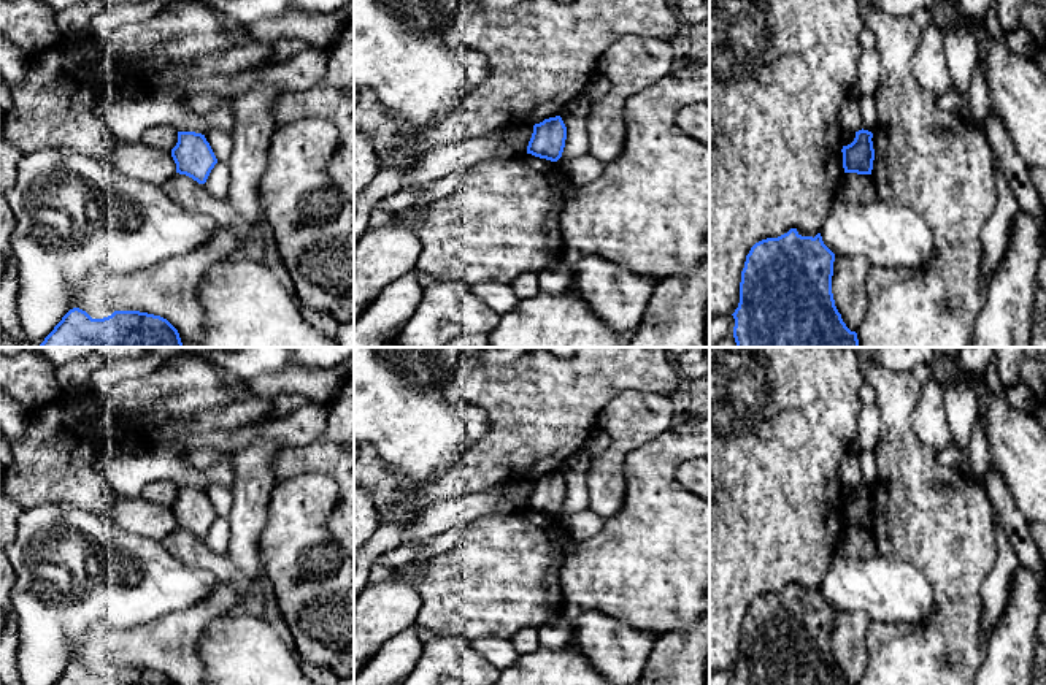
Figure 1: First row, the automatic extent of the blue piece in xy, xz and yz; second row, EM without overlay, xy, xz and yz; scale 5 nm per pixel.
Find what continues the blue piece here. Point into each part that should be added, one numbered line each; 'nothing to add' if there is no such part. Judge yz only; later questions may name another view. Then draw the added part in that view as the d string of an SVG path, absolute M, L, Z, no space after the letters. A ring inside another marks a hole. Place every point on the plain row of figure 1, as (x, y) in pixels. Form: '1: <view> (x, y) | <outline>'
nothing to add

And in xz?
nothing to add

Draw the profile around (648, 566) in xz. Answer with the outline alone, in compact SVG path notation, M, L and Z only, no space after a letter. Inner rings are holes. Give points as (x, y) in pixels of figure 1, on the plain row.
M706 417L678 419L665 433L625 457L627 490L622 509L606 519L595 536L576 541L575 549L563 557L560 568L563 603L606 614L654 637L676 631L710 612L710 501L700 499L676 480L679 465L700 457L710 458Z

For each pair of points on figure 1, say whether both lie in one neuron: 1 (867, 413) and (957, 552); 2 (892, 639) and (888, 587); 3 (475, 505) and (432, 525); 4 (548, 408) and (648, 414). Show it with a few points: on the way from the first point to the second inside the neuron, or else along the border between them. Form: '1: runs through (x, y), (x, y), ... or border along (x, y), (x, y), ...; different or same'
1: border along (875, 403), (880, 413), (880, 438), (873, 451); different
2: border along (927, 617), (919, 622), (872, 622); different
3: runs through (464, 509), (443, 516); same
4: border along (634, 390), (621, 390), (599, 414), (594, 427); different

